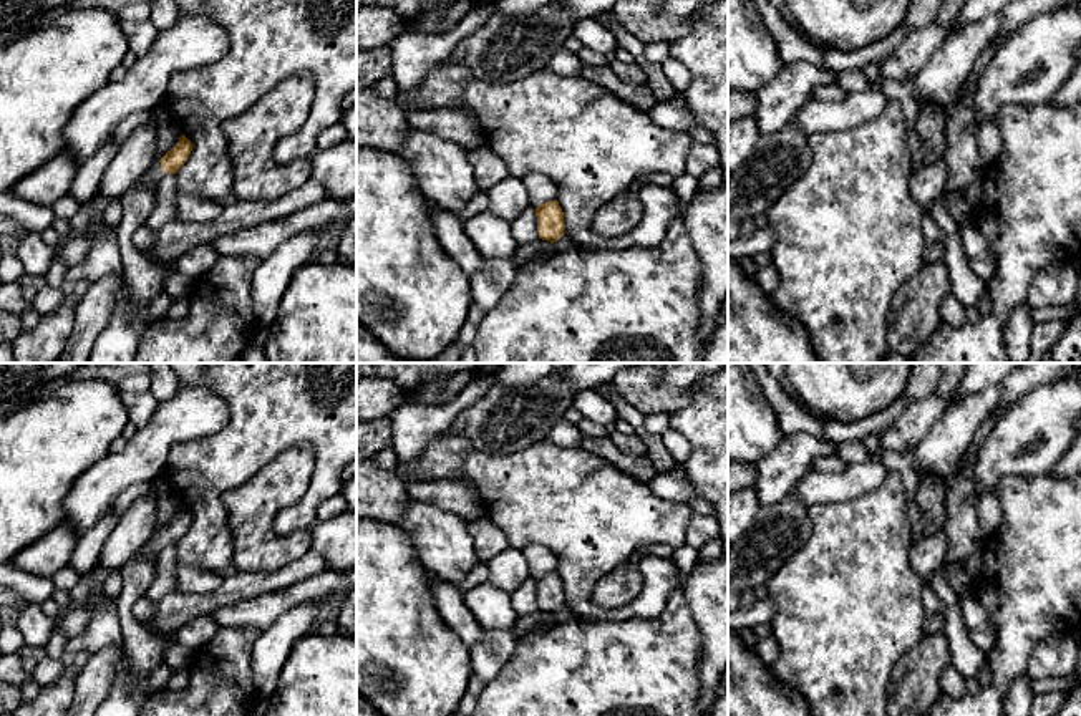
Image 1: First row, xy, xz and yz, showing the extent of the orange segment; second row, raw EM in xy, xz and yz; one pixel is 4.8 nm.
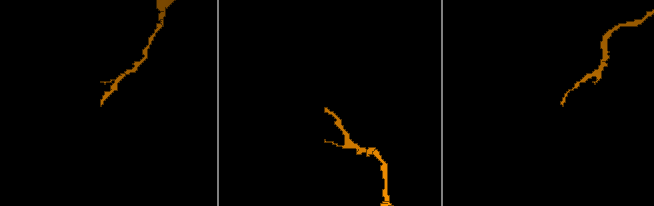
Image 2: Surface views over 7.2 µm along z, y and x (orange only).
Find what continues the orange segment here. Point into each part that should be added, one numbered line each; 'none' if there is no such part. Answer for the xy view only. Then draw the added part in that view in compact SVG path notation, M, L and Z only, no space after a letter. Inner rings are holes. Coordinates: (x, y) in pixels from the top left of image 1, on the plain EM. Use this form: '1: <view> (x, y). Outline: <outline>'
1: xy (155, 546). Outline: M154 532L149 542L139 550L144 557L158 559L159 554L166 549L166 544L161 539L159 532Z

